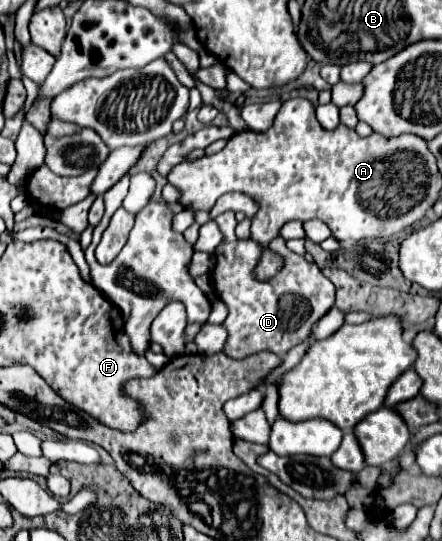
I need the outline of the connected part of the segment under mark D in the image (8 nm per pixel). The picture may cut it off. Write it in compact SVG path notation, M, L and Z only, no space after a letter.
M232 210L222 212L214 220L224 234L224 242L214 252L216 264L212 272L216 292L228 306L228 318L224 320L228 342L224 352L230 358L246 358L254 352L268 350L282 358L290 348L304 342L312 324L334 306L334 286L314 262L306 262L304 256L290 252L280 236L268 246L284 260L282 270L270 280L258 280L254 270L262 258L262 246L254 240L236 238L234 228L238 222Z

